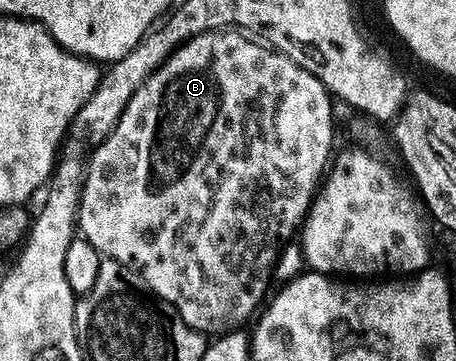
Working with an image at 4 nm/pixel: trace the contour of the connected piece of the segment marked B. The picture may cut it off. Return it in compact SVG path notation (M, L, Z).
M219 30L217 32L205 32L199 36L194 36L188 42L181 44L181 46L147 78L144 82L144 86L140 86L140 90L136 90L136 94L132 94L132 102L128 102L124 114L120 114L117 126L110 131L106 140L103 140L101 144L97 145L97 147L91 151L94 153L91 154L90 160L88 156L88 163L84 168L82 197L78 203L77 231L81 233L84 239L92 245L94 249L97 250L99 256L107 260L120 262L129 268L135 268L144 278L144 282L148 282L148 286L152 286L154 293L160 298L164 298L164 302L168 302L174 309L176 309L180 314L180 318L184 318L184 322L188 322L188 326L192 326L196 331L203 334L225 334L241 329L243 327L242 323L244 323L250 315L253 317L255 313L259 311L260 305L263 301L267 299L268 291L266 292L266 287L270 284L270 276L272 280L272 277L275 275L278 257L283 247L289 245L291 241L293 241L290 239L292 239L293 236L295 239L296 233L301 229L312 207L312 201L316 196L316 189L319 187L320 181L323 179L324 173L327 171L328 161L331 159L332 153L335 151L334 107L336 107L335 101L332 99L330 91L328 91L320 82L320 78L316 78L316 74L312 74L308 70L304 70L296 62L292 62L292 58L288 58L283 52L277 52L274 48L271 48L265 43L259 42L257 39L251 38L249 35L243 34L238 30Z

